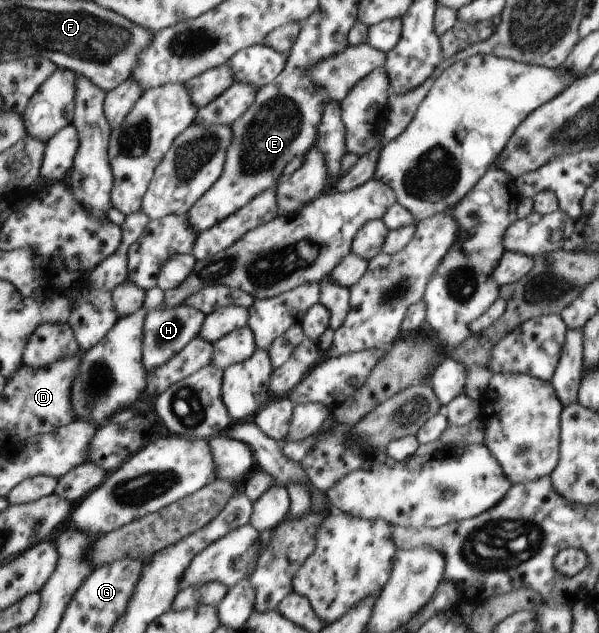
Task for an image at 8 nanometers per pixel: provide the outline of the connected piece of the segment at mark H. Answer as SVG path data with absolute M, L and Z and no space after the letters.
M188 305L148 311L143 326L143 363L146 370L165 365L179 350L198 337L205 318L203 312Z

